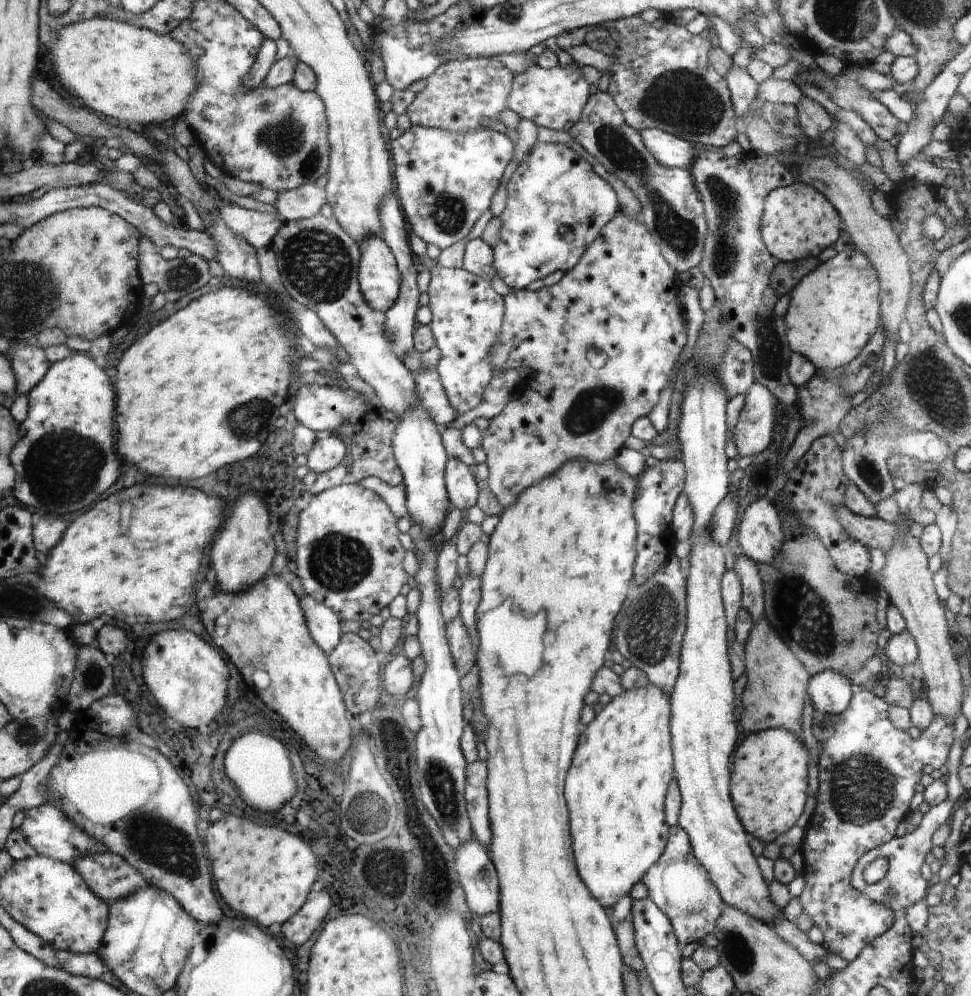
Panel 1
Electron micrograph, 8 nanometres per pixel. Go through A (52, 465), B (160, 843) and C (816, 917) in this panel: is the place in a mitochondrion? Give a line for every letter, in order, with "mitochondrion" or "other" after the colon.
A: mitochondrion
B: mitochondrion
C: other

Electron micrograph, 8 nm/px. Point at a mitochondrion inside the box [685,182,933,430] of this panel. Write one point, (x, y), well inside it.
(768, 352)

